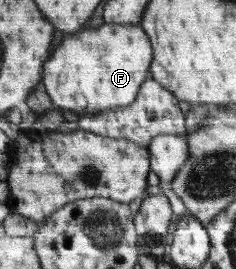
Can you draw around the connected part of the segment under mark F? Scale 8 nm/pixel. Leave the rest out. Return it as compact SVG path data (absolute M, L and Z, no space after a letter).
M108 24L99 28L78 31L62 41L54 51L52 59L44 67L43 85L48 87L48 94L57 108L72 109L80 115L97 114L105 110L117 109L132 105L136 101L142 85L151 77L154 50L146 30L141 24Z

